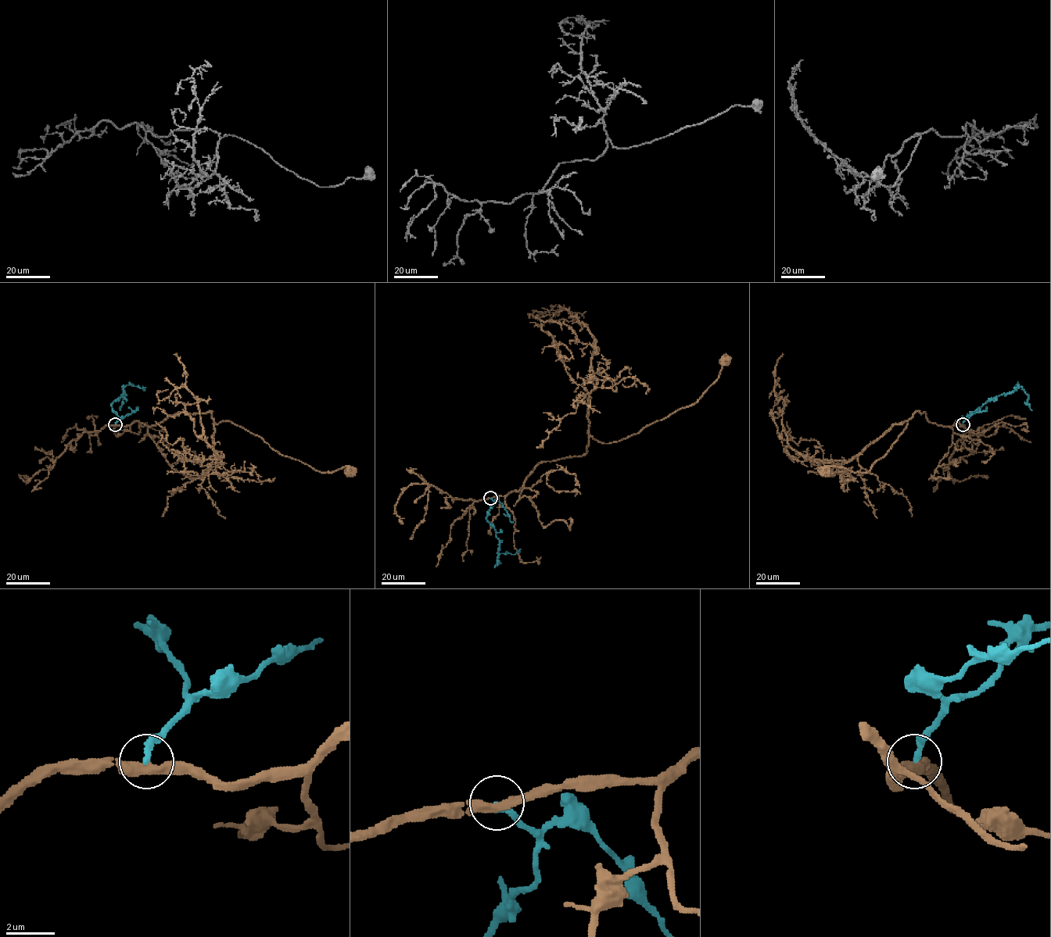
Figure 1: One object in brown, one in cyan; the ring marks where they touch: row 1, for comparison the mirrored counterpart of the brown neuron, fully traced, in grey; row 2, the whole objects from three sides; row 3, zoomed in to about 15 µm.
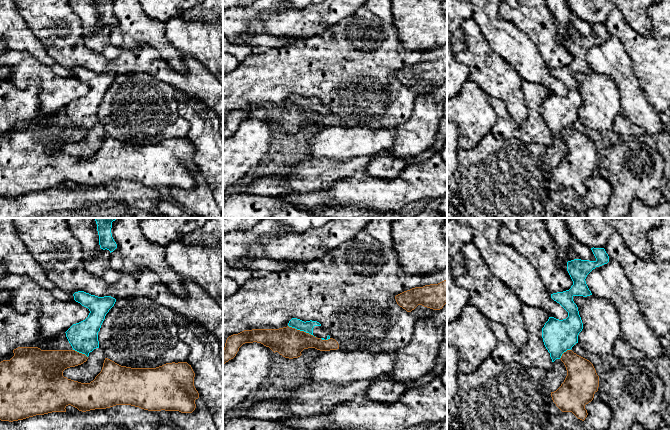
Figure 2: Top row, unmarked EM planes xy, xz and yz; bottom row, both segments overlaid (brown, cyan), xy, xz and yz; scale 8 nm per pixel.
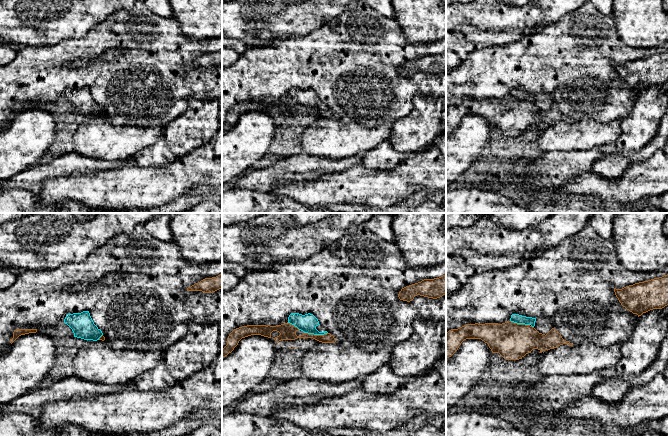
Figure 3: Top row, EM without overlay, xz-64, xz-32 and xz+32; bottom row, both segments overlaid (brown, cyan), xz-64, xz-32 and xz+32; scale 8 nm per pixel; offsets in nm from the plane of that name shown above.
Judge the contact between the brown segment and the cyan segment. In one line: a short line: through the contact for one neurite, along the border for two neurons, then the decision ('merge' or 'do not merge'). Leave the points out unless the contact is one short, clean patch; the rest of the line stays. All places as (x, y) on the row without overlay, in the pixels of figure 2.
line xz (288, 101), (308, 108), (315, 113); do not merge

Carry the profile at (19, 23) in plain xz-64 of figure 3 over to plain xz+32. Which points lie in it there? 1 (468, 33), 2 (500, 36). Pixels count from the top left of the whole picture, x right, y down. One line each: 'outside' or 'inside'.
1: outside
2: outside

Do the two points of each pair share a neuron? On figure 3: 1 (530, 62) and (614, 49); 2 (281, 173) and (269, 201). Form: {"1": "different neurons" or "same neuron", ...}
{"1": "same neuron", "2": "different neurons"}

